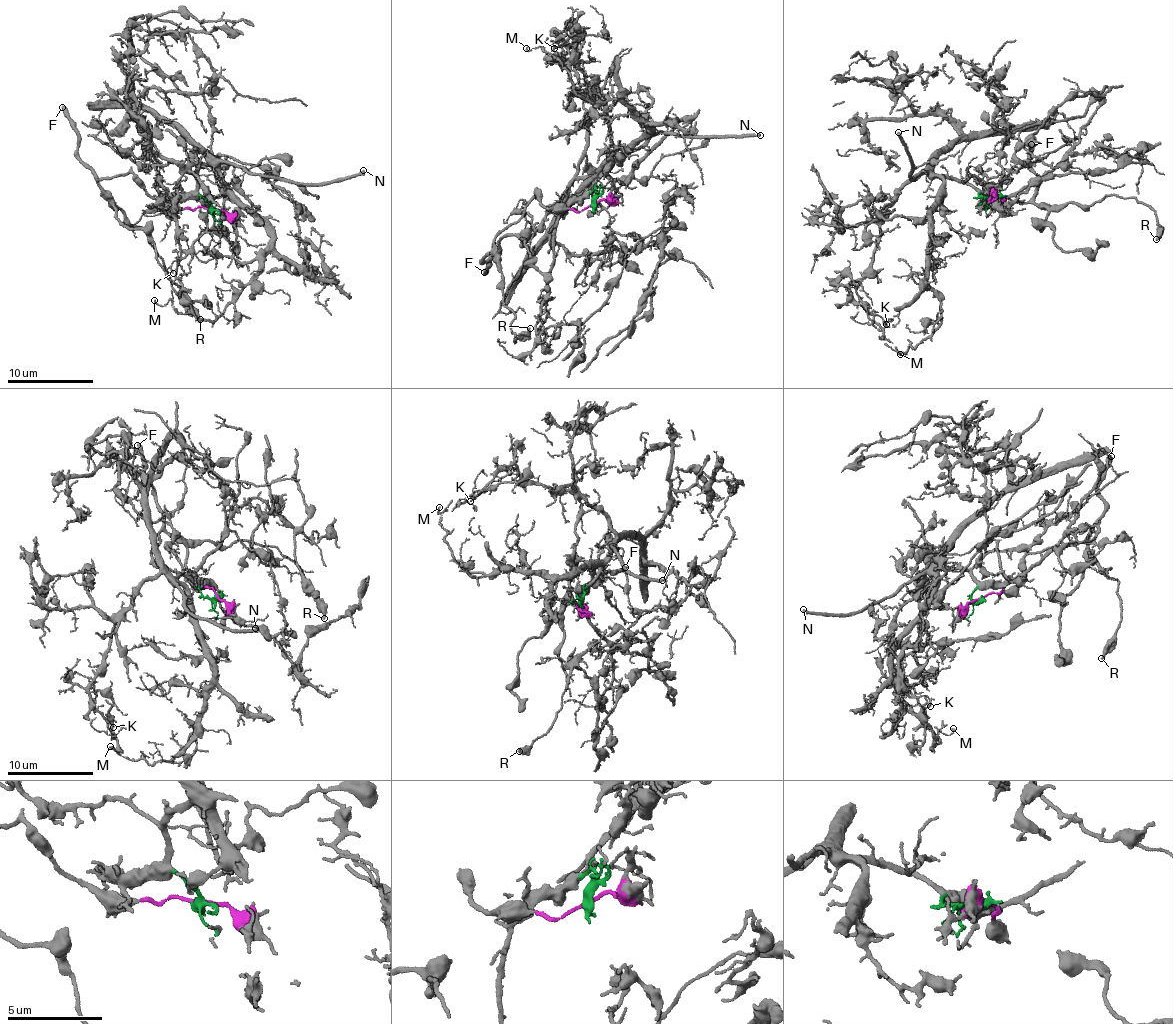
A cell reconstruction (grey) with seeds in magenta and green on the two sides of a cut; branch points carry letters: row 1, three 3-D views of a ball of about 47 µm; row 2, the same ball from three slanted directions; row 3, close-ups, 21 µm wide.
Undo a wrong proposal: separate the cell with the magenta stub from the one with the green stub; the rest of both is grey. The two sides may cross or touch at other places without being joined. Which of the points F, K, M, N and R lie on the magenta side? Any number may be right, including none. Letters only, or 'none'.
F, R

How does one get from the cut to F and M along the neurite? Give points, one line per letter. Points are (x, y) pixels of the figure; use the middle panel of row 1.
F: (594, 204), (579, 212), (554, 211), (535, 194), (519, 218), (499, 233), (484, 259), (491, 264), (483, 273)
M: (594, 204), (593, 184), (647, 130), (645, 121), (635, 108), (582, 97), (559, 59), (542, 45), (526, 47)

